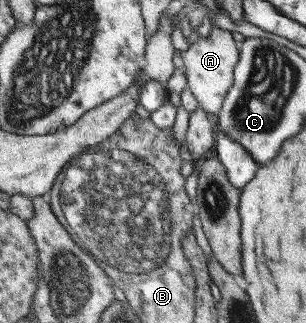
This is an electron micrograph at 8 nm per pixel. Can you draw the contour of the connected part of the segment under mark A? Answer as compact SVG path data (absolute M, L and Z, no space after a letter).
M211 24L206 37L195 37L189 40L187 49L179 51L186 79L186 88L191 91L197 105L211 118L217 116L229 87L232 85L232 71L239 58L237 43L231 31L222 30Z

